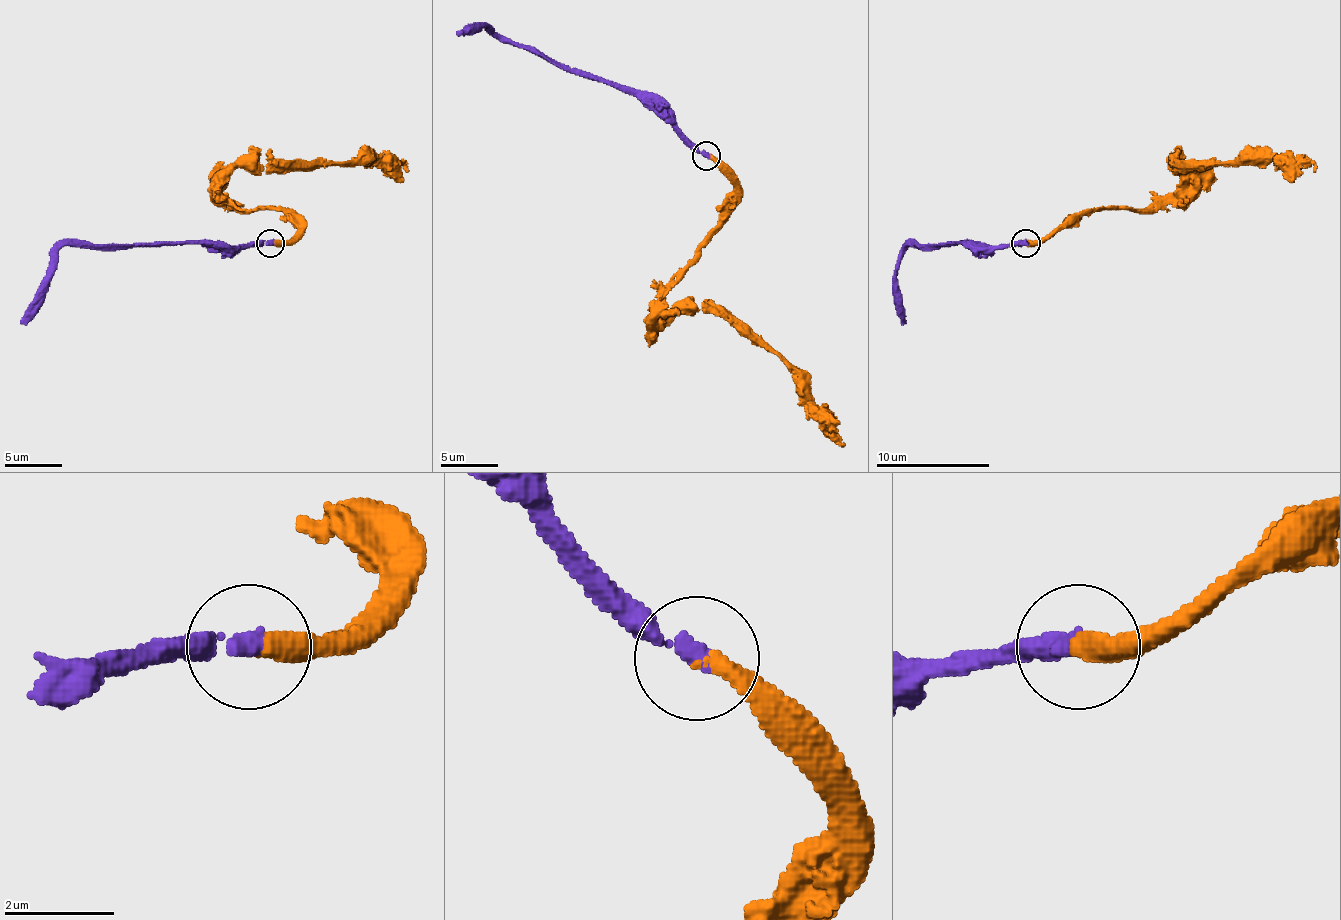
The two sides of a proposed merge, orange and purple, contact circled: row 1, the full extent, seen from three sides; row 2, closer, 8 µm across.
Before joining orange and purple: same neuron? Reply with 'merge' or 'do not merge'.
merge

